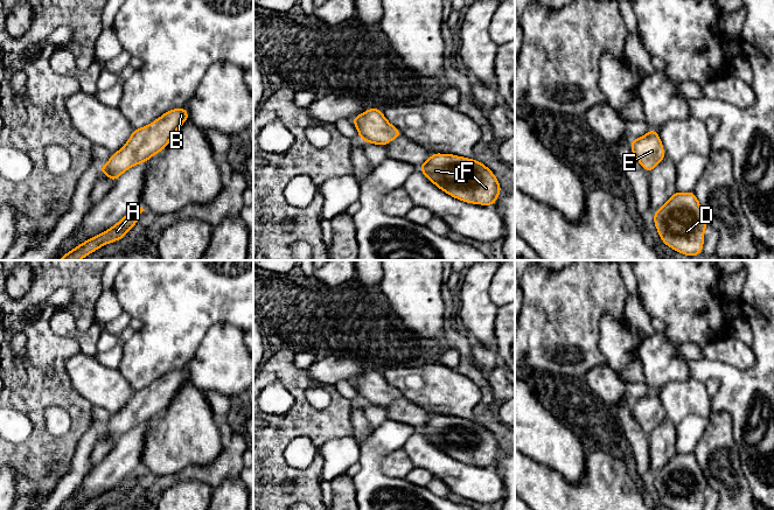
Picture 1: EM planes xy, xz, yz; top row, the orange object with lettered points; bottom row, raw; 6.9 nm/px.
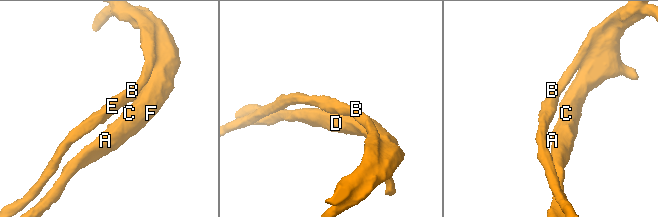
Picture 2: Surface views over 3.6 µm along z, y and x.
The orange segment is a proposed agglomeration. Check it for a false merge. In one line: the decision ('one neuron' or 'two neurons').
one neuron

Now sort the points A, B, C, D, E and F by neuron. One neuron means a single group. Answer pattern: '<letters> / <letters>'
A B C D E F

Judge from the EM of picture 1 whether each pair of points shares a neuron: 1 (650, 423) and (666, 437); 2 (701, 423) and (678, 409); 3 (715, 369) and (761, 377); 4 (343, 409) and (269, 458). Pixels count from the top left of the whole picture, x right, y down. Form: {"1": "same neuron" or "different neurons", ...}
{"1": "same neuron", "2": "different neurons", "3": "same neuron", "4": "same neuron"}

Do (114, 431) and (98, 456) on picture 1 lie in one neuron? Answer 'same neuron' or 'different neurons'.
different neurons

